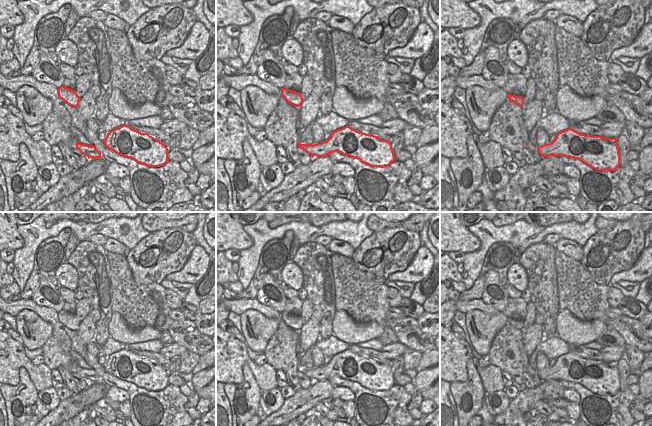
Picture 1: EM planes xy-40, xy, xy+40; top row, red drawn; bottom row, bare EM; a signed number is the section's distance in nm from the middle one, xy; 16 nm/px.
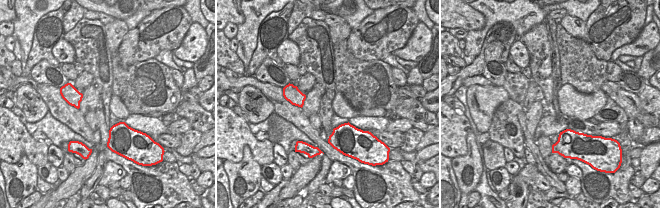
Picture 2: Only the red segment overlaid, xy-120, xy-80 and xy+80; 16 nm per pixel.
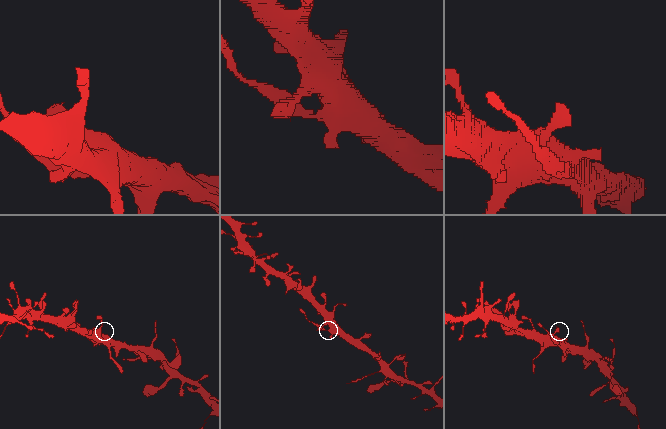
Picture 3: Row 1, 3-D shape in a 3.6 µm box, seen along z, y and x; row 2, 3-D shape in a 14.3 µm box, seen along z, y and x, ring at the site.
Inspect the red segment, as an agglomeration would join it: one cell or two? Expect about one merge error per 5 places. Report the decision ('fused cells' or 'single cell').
single cell

